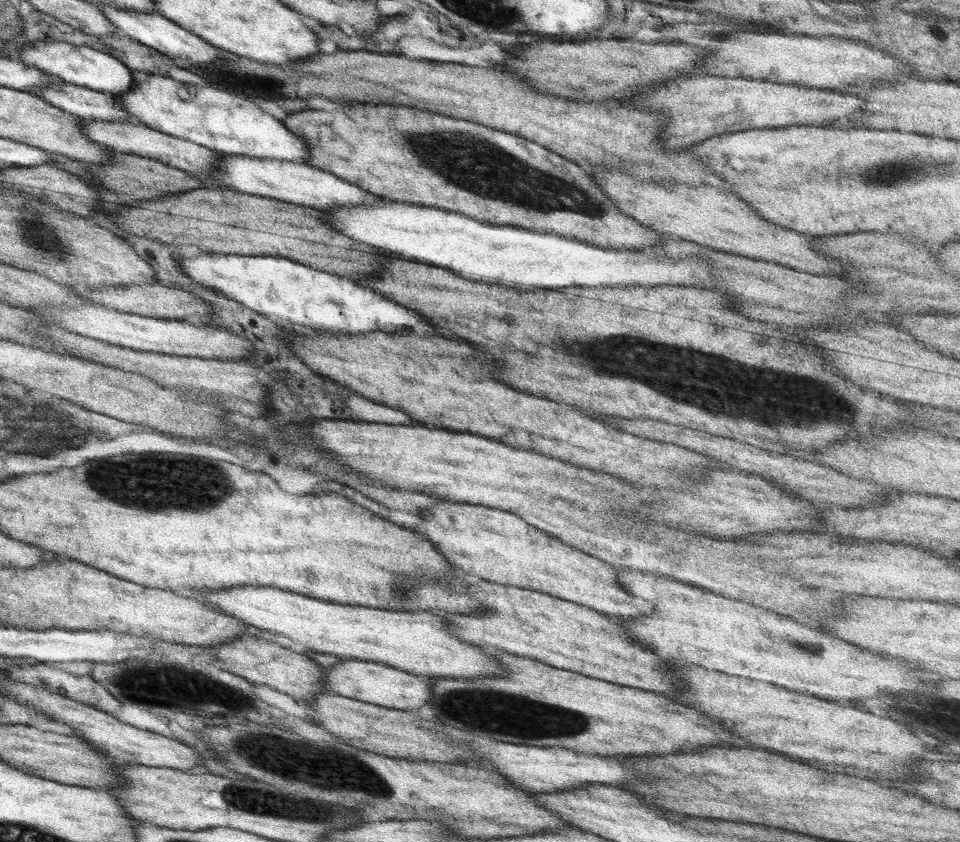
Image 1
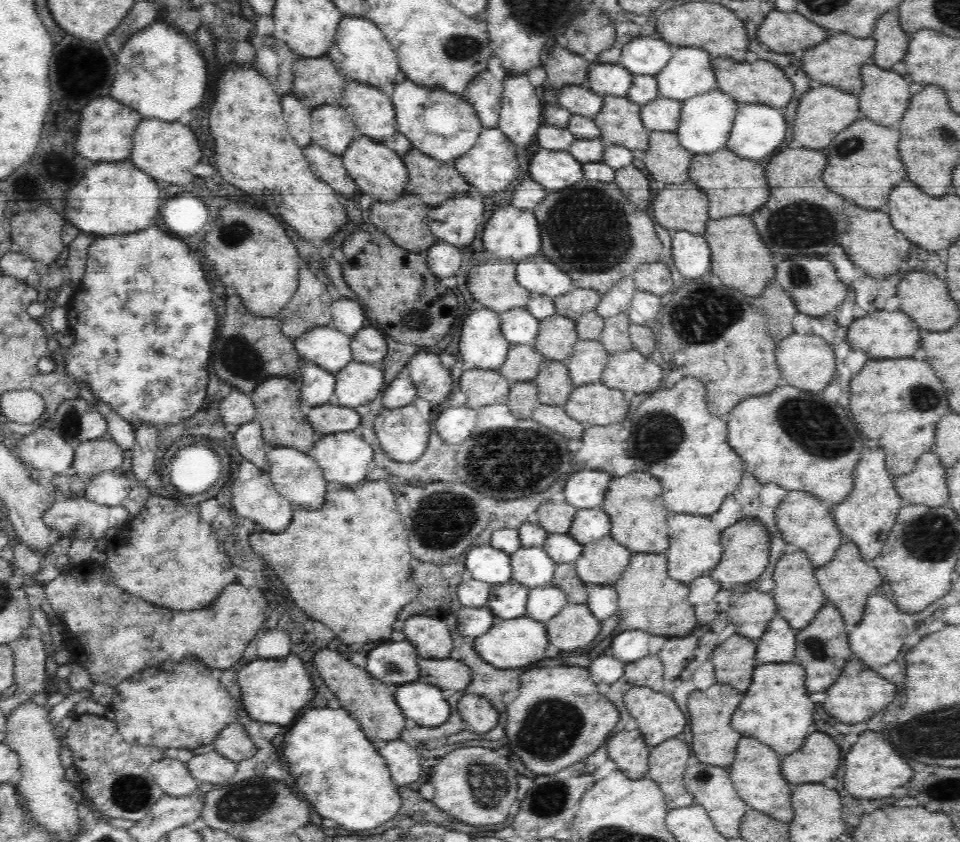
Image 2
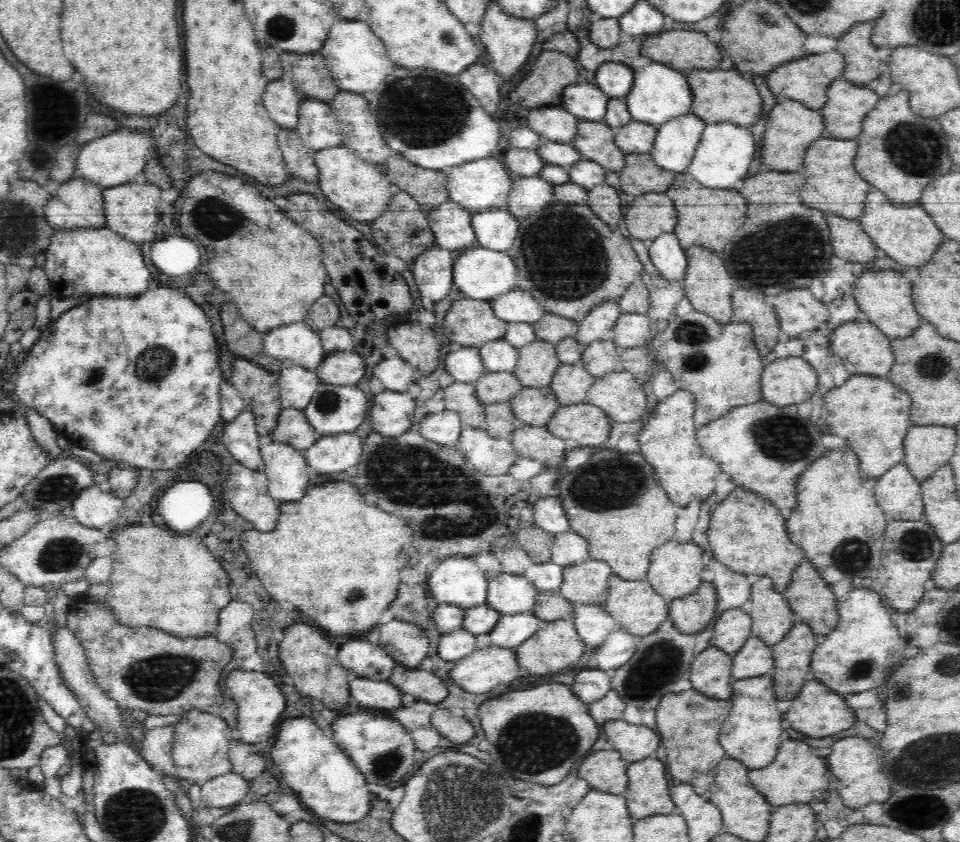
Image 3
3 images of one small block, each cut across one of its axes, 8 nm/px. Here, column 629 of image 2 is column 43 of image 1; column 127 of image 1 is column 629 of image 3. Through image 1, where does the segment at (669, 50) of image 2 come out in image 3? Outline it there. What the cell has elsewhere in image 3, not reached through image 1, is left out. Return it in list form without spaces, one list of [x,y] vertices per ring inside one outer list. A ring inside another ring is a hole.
[[[605,62],[593,76],[596,86],[610,98],[624,98],[634,81],[635,70],[621,62]]]

